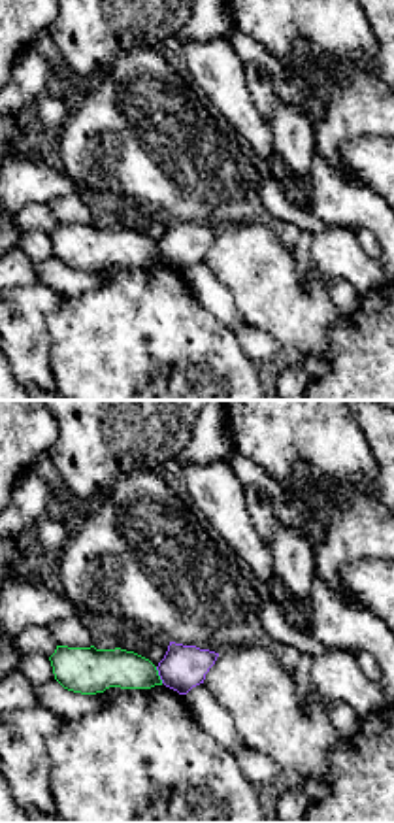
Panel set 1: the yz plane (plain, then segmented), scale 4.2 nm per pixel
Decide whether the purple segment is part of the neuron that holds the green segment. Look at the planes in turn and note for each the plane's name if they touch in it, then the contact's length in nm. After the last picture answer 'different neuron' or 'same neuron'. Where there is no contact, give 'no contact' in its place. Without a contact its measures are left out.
meets green in yz; contact 80 nm long

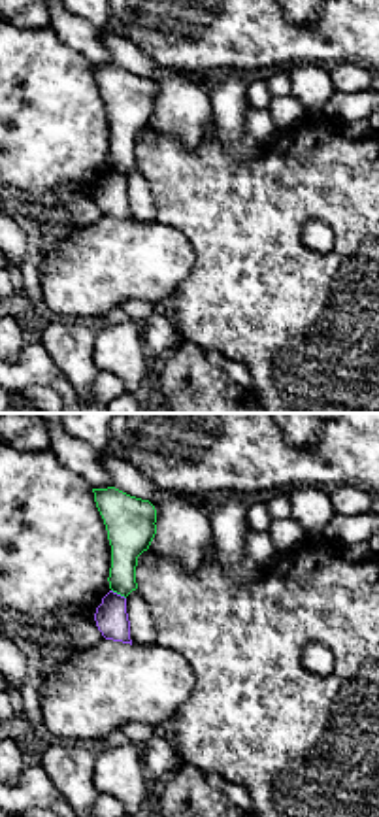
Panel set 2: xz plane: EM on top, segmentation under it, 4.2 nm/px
meets green in xz; contact 80 nm long

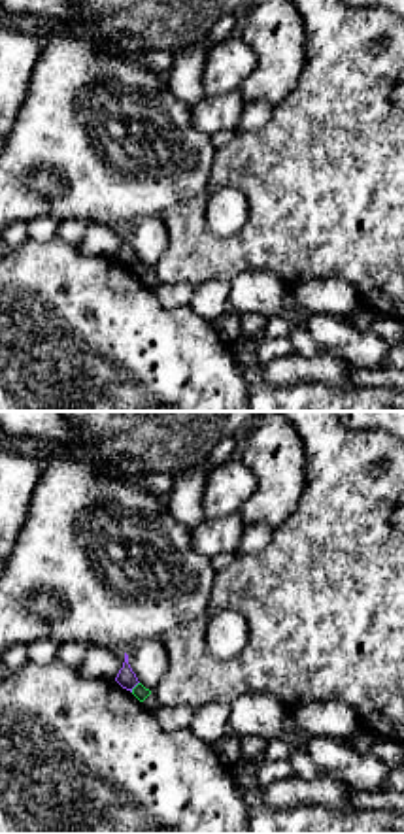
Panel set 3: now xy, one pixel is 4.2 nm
meets green in xy; contact 60 nm long

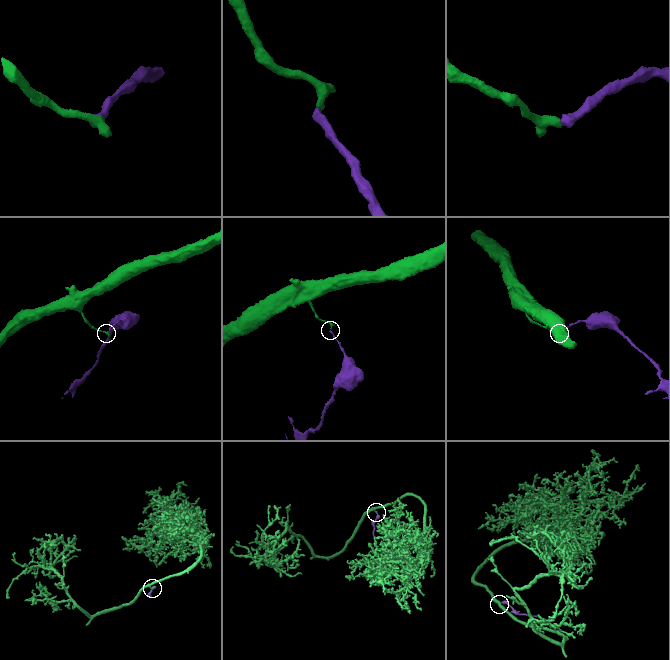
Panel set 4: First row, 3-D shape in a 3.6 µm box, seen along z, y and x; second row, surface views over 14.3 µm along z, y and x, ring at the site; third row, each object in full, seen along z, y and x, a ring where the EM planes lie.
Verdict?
different neuron

